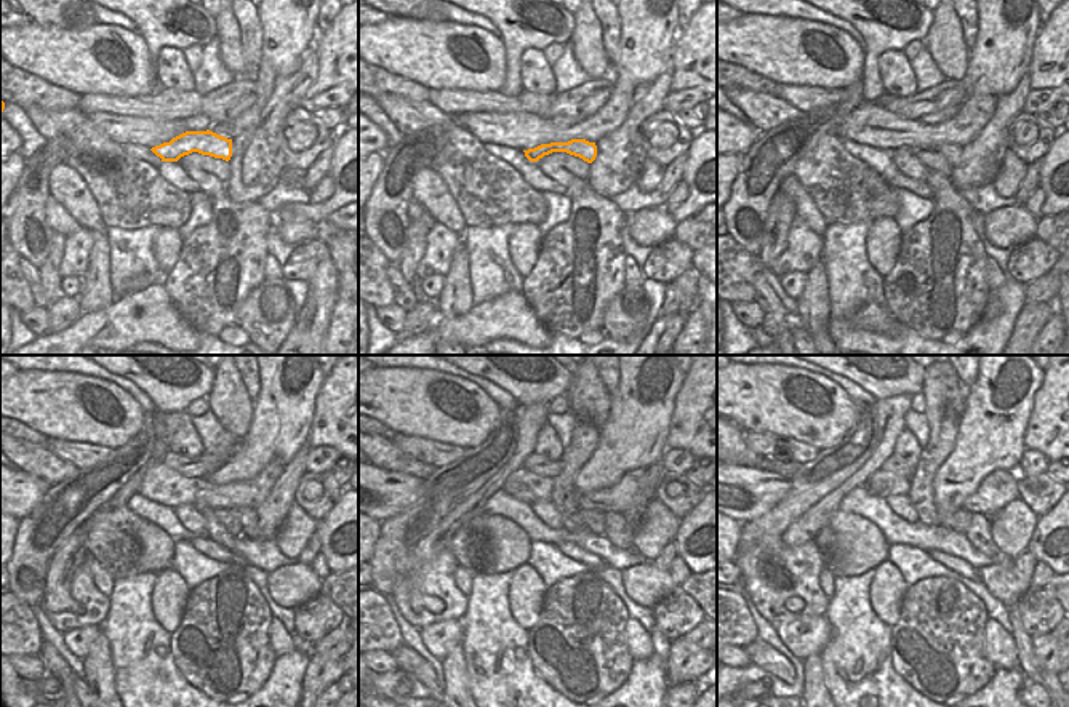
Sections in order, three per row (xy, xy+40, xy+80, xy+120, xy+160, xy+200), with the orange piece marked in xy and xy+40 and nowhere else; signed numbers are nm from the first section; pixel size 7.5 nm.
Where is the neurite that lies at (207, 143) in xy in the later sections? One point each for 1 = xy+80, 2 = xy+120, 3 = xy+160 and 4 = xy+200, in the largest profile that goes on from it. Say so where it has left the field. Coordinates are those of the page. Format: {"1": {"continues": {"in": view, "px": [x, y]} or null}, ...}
{"1": {"continues": {"in": "xy+80", "px": [949, 151]}}, "2": {"continues": {"in": "xy+120", "px": [248, 519]}}, "3": {"continues": {"in": "xy+160", "px": [618, 531]}}, "4": {"continues": {"in": "xy+200", "px": [978, 533]}}}

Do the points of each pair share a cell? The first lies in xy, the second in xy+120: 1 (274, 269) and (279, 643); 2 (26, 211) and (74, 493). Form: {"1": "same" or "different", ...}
{"1": "same", "2": "same"}

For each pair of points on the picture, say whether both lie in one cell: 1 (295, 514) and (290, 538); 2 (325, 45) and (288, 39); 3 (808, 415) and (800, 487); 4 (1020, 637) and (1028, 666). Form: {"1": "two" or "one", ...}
{"1": "one", "2": "two", "3": "two", "4": "one"}

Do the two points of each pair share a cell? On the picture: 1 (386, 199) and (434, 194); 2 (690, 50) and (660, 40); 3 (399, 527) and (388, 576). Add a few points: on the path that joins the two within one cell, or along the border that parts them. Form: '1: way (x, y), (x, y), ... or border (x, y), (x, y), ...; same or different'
1: border (428, 167), (423, 167), (413, 176), (412, 199); different
2: border (679, 31), (671, 61); different
3: way (396, 539), (388, 549), (388, 563); same

